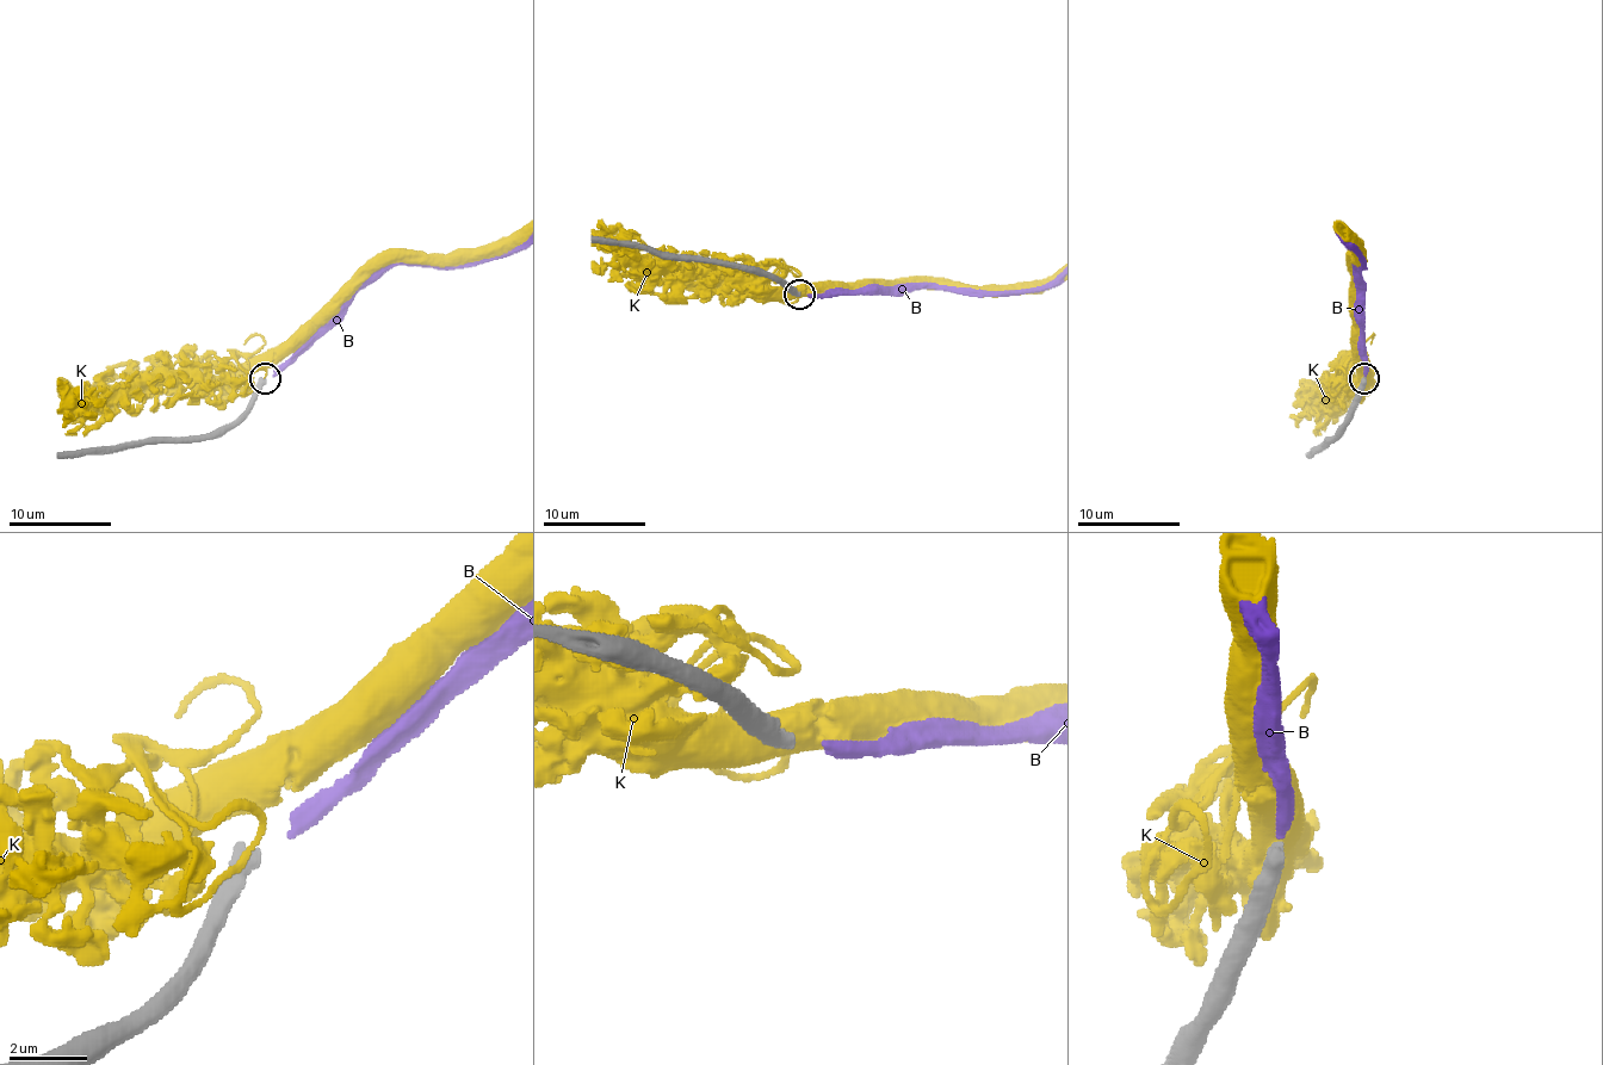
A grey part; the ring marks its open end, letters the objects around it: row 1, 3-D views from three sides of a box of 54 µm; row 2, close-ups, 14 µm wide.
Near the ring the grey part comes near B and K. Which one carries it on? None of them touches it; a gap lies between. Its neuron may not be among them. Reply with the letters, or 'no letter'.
B

